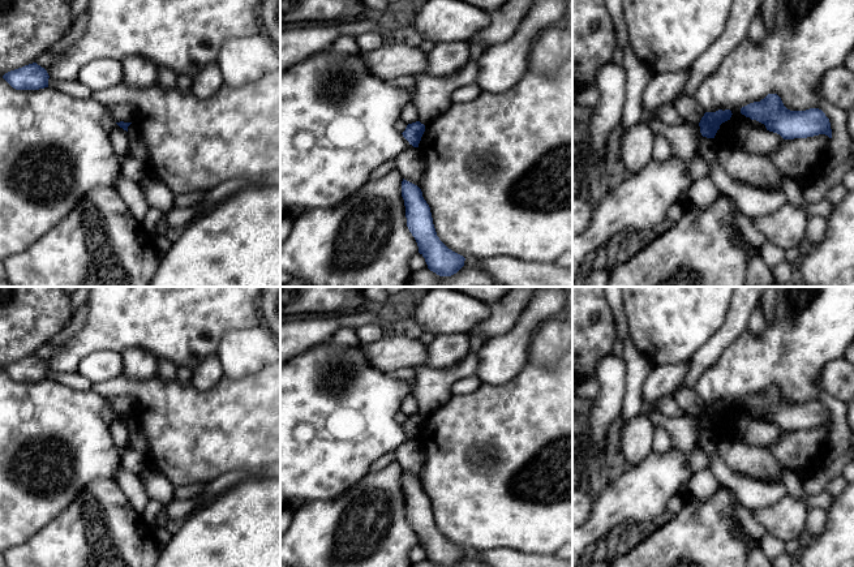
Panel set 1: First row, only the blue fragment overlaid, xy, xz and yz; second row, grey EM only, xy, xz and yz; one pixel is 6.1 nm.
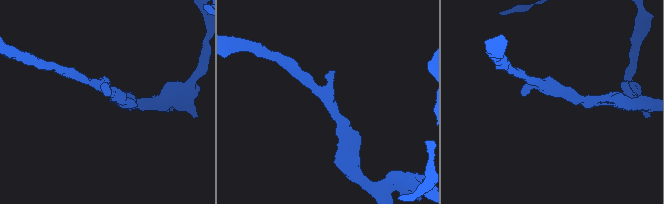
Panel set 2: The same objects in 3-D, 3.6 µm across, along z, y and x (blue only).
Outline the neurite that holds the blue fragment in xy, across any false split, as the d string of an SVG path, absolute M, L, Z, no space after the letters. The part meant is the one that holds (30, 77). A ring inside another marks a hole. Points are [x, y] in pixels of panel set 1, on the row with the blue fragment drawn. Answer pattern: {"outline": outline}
{"outline": "M37 63L10 70L3 78L16 90L39 90L48 87L48 73Z"}

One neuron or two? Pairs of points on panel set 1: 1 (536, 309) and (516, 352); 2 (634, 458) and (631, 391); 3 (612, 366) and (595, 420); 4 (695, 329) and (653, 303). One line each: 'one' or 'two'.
1: one
2: two
3: one
4: one

